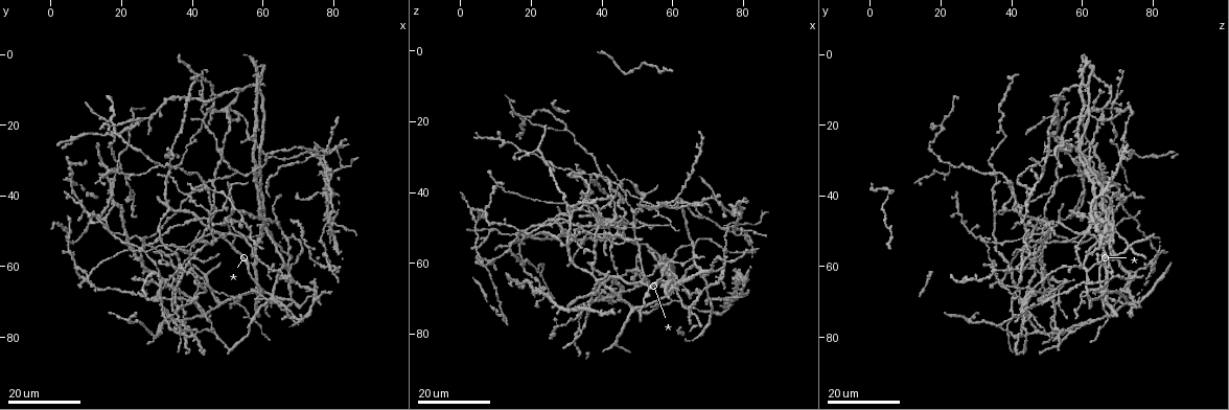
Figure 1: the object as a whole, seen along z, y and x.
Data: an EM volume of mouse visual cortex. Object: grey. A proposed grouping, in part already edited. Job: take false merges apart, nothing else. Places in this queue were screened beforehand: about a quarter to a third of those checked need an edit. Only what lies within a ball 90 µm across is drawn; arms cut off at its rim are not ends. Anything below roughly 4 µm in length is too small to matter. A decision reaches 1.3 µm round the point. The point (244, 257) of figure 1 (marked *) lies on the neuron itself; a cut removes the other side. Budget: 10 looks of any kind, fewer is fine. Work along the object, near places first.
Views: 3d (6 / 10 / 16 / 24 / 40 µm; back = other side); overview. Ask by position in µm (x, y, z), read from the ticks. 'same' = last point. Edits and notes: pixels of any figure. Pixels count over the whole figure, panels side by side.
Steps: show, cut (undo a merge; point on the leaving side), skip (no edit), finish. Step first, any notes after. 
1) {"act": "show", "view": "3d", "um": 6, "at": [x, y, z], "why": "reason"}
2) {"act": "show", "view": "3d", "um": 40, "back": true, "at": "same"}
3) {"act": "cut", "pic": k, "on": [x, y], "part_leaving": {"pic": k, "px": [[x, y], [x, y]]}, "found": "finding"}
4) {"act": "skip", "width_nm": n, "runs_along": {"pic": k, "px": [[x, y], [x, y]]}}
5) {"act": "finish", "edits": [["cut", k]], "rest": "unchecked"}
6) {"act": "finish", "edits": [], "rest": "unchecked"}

{"act": "show", "view": "3d", "um": 24, "at": [32.0, 70.5, 53.5], "why": "thin arm on a thick one"}

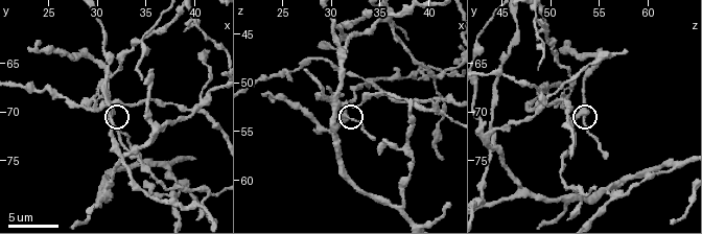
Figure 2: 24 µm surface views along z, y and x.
{"act": "show", "view": "3d", "um": 10, "at": [31.6, 71.2, 53.4]}

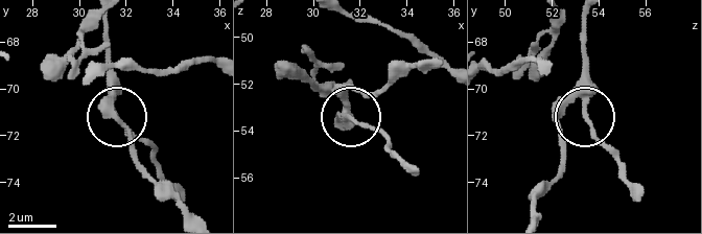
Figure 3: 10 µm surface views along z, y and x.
{"act": "skip", "width_nm": 240, "runs_along": {"pic": 3, "px": [[533, 212], [561, 158], [563, 106], [589, 118], [603, 149]]}, "found": "one neuron here"}

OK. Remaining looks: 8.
{"act": "show", "view": "3d", "um": 24, "at": [15.0, 46.0, 56.0]}

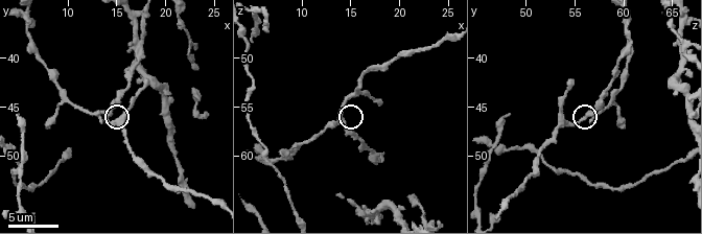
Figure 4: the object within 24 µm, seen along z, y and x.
{"act": "show", "view": "3d", "um": 10, "at": [14.2, 45.6, 56.6], "why": "closer look"}

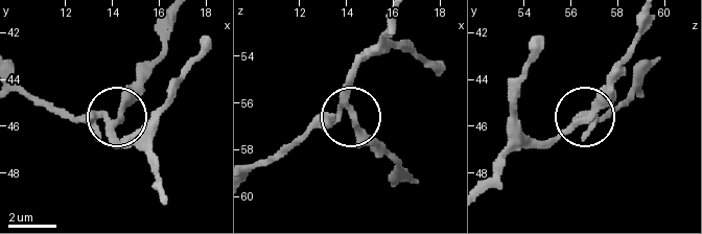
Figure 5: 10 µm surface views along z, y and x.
{"act": "skip", "arms": 3, "runs_along": {"pic": 5, "px": [[164, 188], [149, 158], [116, 136], [114, 118], [55, 116]]}, "found": "continuous, no second neuron"}

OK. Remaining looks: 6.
{"act": "show", "view": "3d", "um": 16, "at": [45.0, 15.0, 66.0], "why": "three arms meet"}

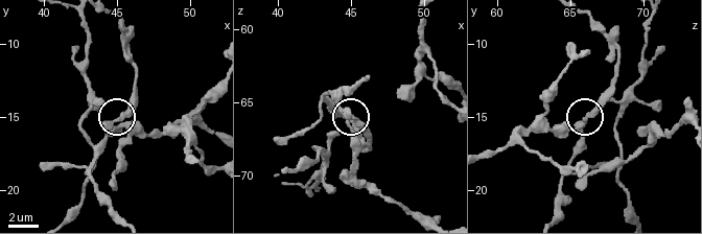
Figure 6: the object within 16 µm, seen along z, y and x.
{"act": "show", "view": "3d", "um": 6, "at": [45.4, 15.0, 66.6]}

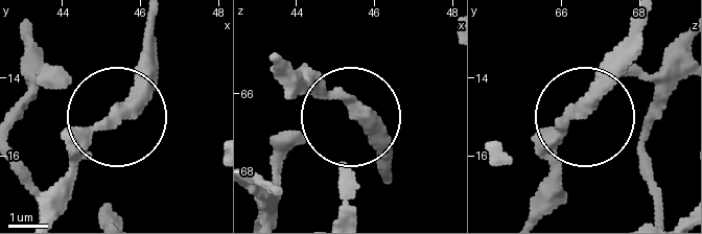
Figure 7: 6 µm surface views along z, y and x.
{"act": "skip", "runs_along": {"pic": 7, "px": [[530, 210], [556, 131], [639, 44]]}, "found": "all the same neuron"}

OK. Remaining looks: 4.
{"act": "show", "view": "3d", "um": 16, "at": [10.0, 63.0, 38.5], "why": "branch point"}

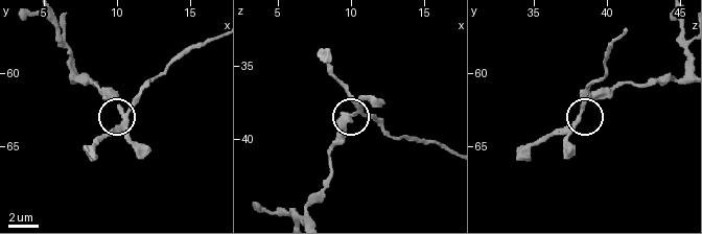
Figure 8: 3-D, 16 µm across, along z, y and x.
{"act": "show", "view": "3d", "um": 6, "at": [10.2, 62.8, 38.2], "why": "closer look"}

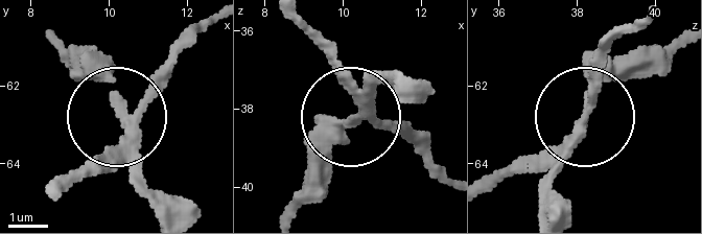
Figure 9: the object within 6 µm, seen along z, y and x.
{"act": "cut", "pic": 9, "on": [100, 156], "side_arm_um": 6, "part_leaving": {"pic": 9, "px": [[138, 130], [151, 73], [208, 23]]}, "found": "a second neuron is stuck on"}

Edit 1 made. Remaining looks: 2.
{"act": "finish", "edits": [["cut", 9]], "rest": "unchecked"}

